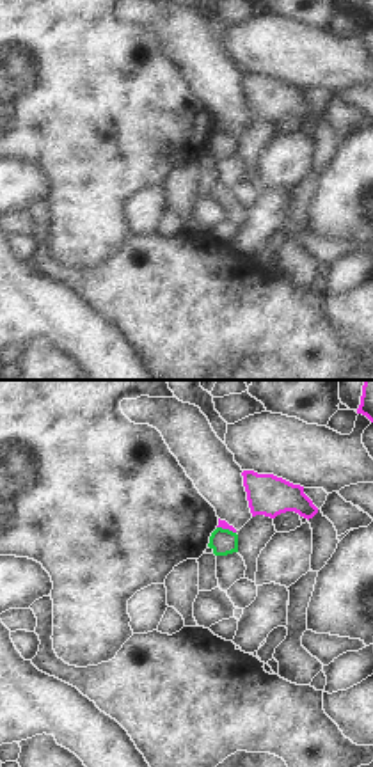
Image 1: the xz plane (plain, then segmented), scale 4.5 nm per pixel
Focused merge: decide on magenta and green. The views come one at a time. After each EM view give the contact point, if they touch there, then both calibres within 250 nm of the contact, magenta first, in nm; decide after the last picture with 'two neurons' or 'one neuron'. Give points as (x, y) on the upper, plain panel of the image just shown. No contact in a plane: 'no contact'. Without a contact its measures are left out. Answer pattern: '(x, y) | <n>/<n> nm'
(226, 130) | 40/120 nm

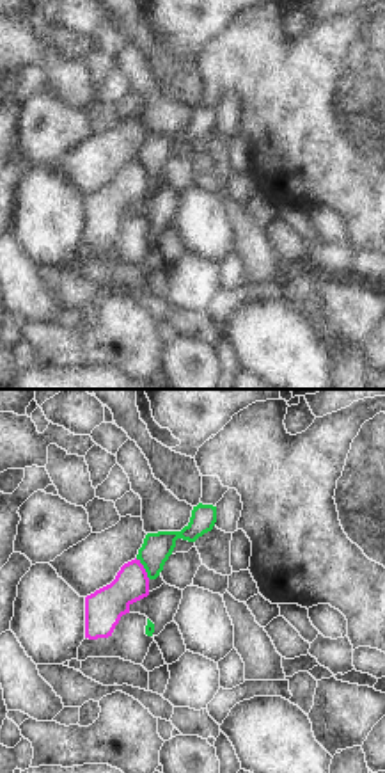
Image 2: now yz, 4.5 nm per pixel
(144, 171) | 170/140 nm

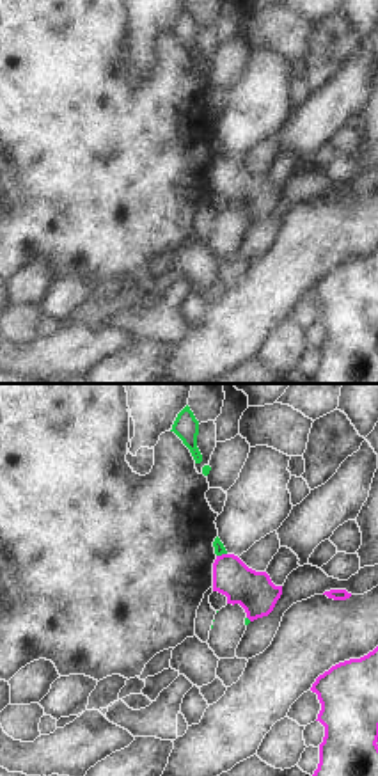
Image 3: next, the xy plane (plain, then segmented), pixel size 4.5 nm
(222, 157) | 180/50 nm

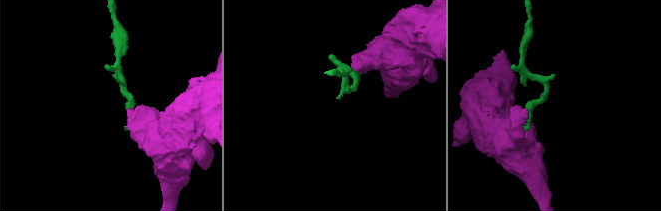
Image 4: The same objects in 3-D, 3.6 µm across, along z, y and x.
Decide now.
two neurons

